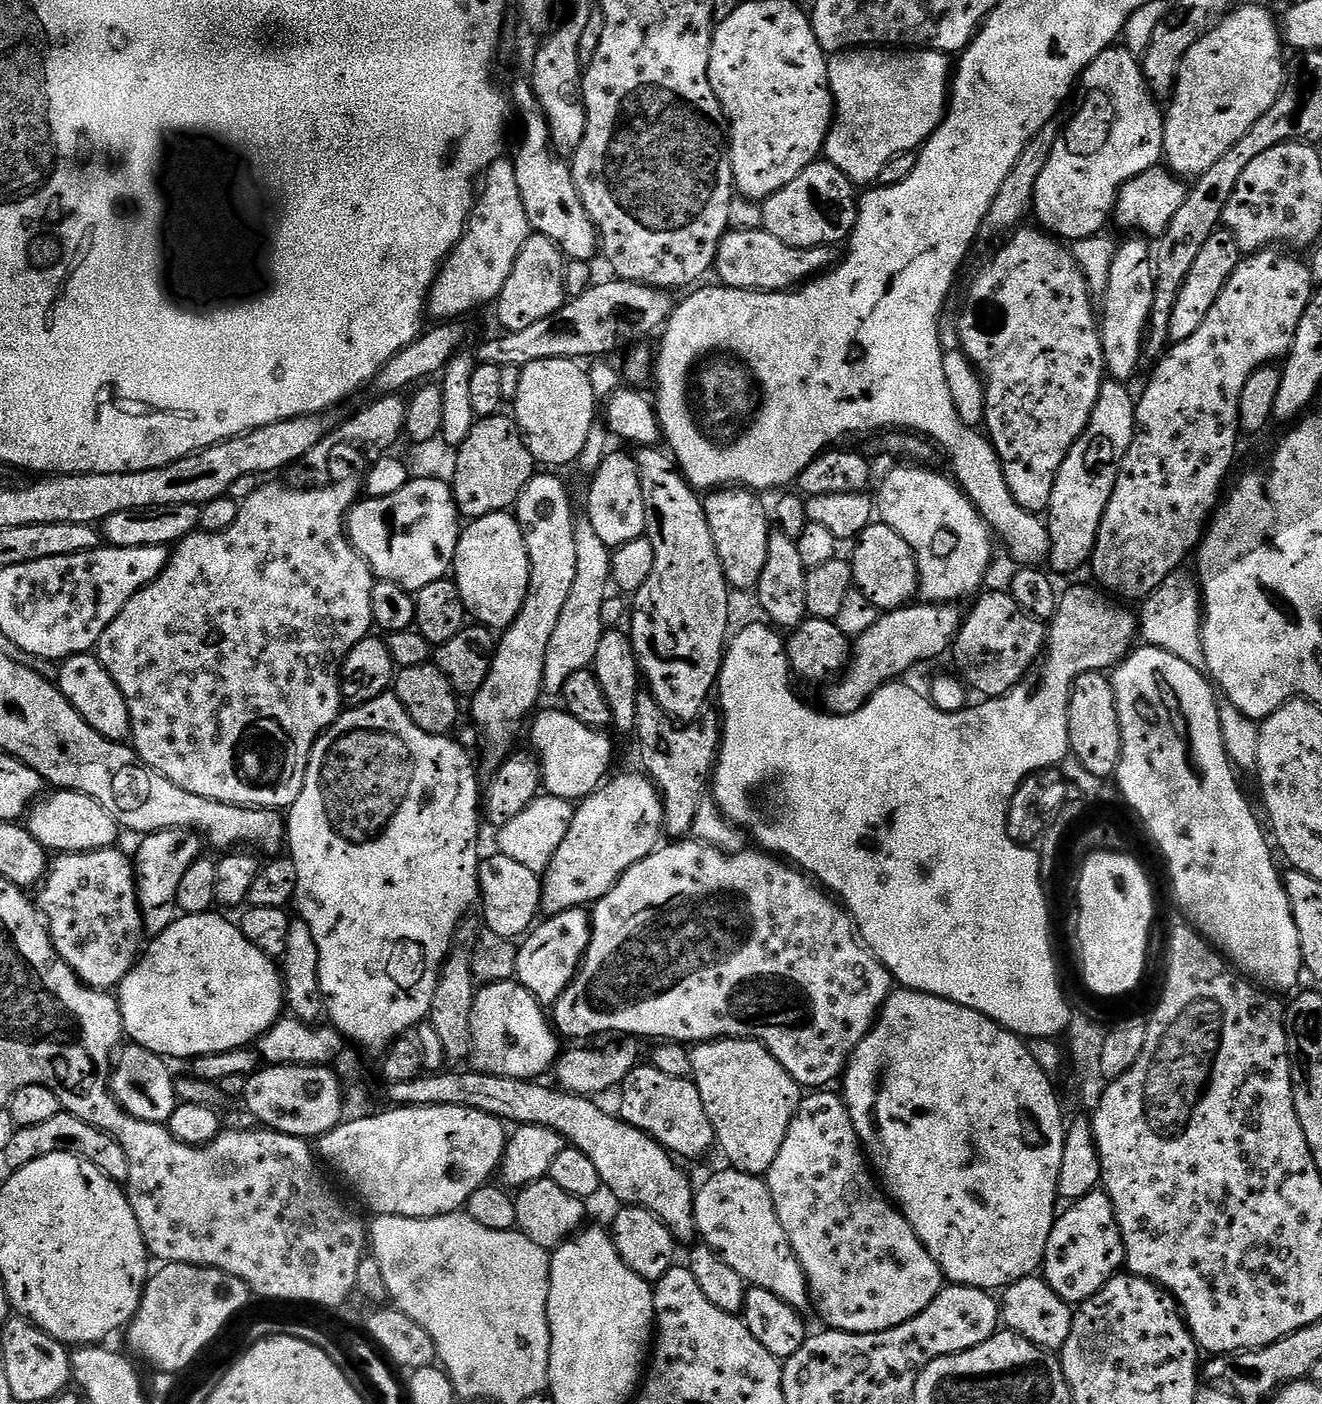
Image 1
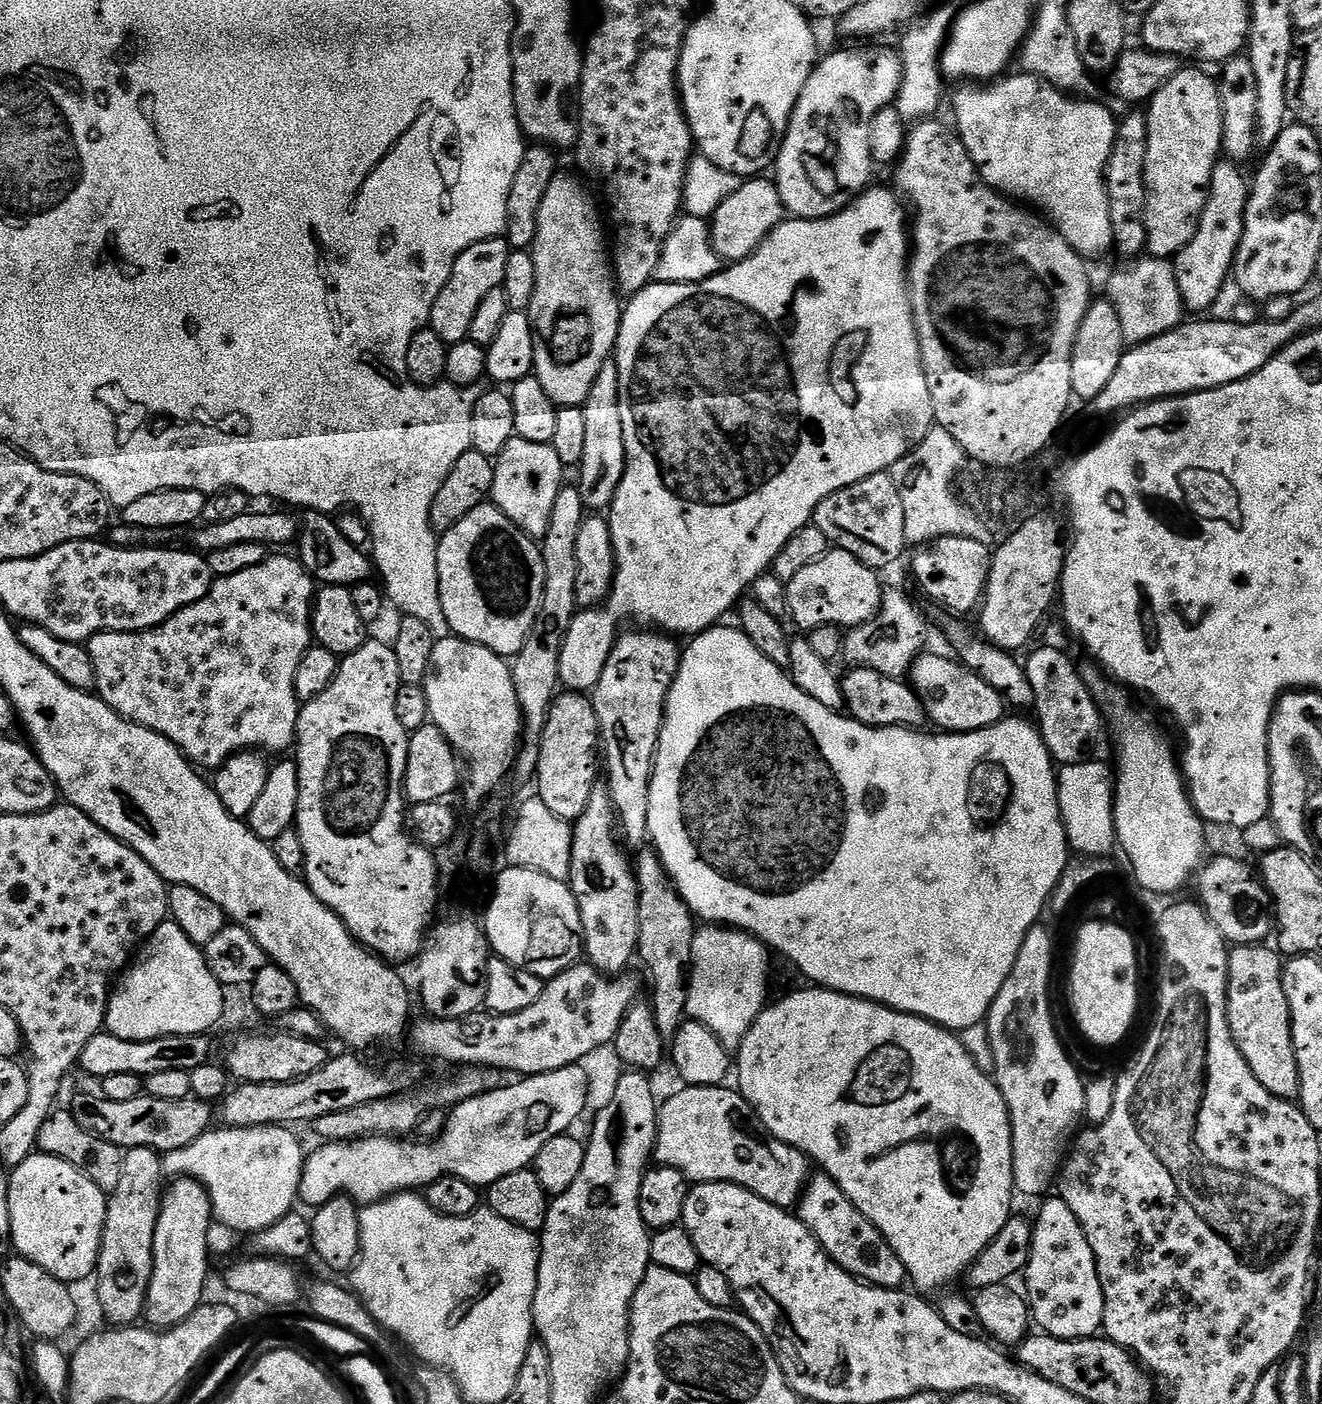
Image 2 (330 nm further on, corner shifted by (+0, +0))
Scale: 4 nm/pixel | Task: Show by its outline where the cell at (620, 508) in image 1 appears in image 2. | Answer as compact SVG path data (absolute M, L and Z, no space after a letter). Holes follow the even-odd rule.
M609 358L602 366L582 407L586 414L586 454L582 454L582 462L578 465L578 473L580 472L578 487L585 509L608 510L612 507L612 500L616 497L616 491L626 470L626 442L622 438L620 409L620 379L615 359Z

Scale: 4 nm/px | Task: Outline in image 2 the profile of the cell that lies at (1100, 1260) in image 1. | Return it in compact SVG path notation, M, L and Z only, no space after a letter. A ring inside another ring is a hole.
M1062 1199L1047 1200L1034 1216L1032 1249L1028 1267L1022 1273L1023 1291L1031 1319L1043 1335L1086 1340L1095 1337L1104 1327L1104 1295L1094 1250L1090 1250L1090 1242L1086 1242L1086 1234L1078 1218L1074 1218L1074 1210Z

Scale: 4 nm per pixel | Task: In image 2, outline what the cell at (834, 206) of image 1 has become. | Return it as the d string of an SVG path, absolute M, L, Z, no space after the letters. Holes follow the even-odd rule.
M748 178L740 190L726 198L710 219L710 235L714 250L724 262L747 260L758 250L760 243L783 224L786 209L775 183L768 178Z

